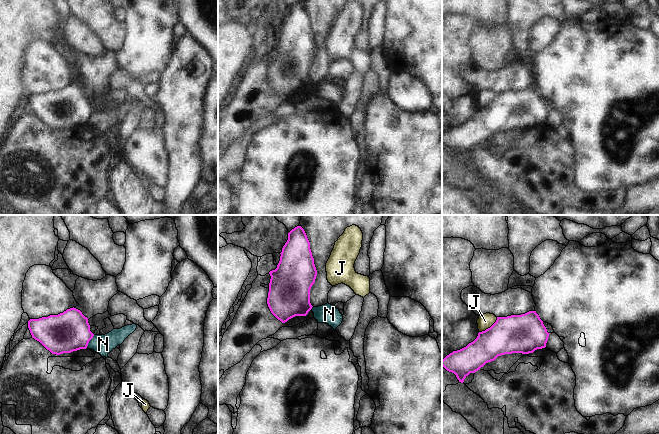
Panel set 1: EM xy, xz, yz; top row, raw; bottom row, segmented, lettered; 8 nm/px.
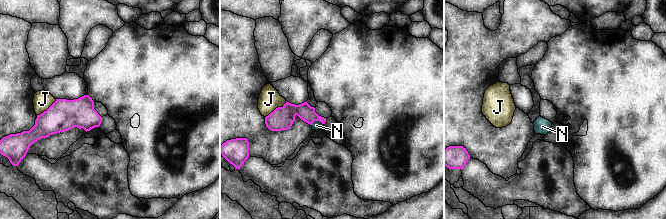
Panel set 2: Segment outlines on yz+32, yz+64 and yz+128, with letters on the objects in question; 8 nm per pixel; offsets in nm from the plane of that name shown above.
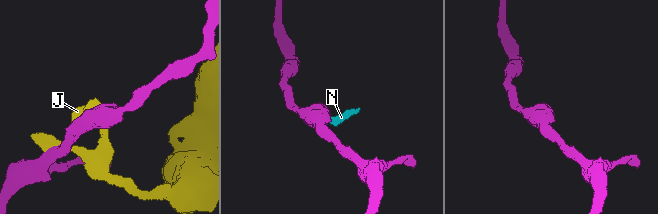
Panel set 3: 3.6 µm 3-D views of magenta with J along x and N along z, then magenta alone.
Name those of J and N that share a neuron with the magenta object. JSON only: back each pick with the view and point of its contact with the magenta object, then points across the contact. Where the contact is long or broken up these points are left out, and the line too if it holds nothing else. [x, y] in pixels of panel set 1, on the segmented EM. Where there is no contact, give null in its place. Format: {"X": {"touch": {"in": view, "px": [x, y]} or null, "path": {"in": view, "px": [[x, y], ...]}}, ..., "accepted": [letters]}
{"accepted": []}

